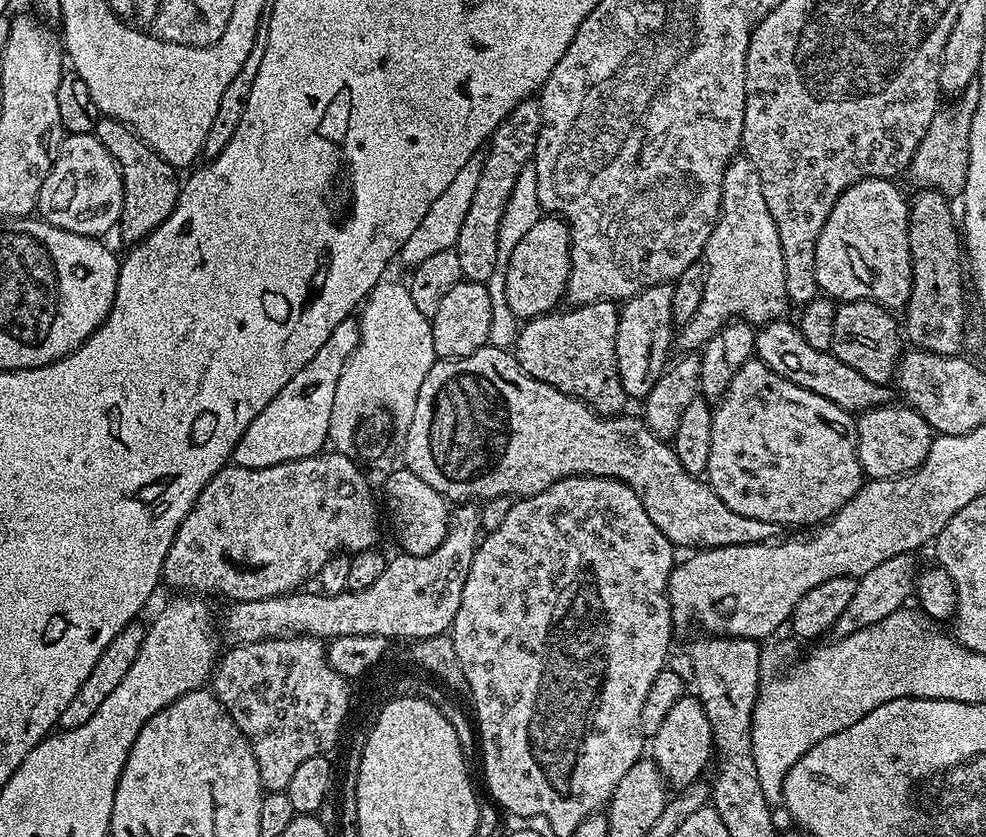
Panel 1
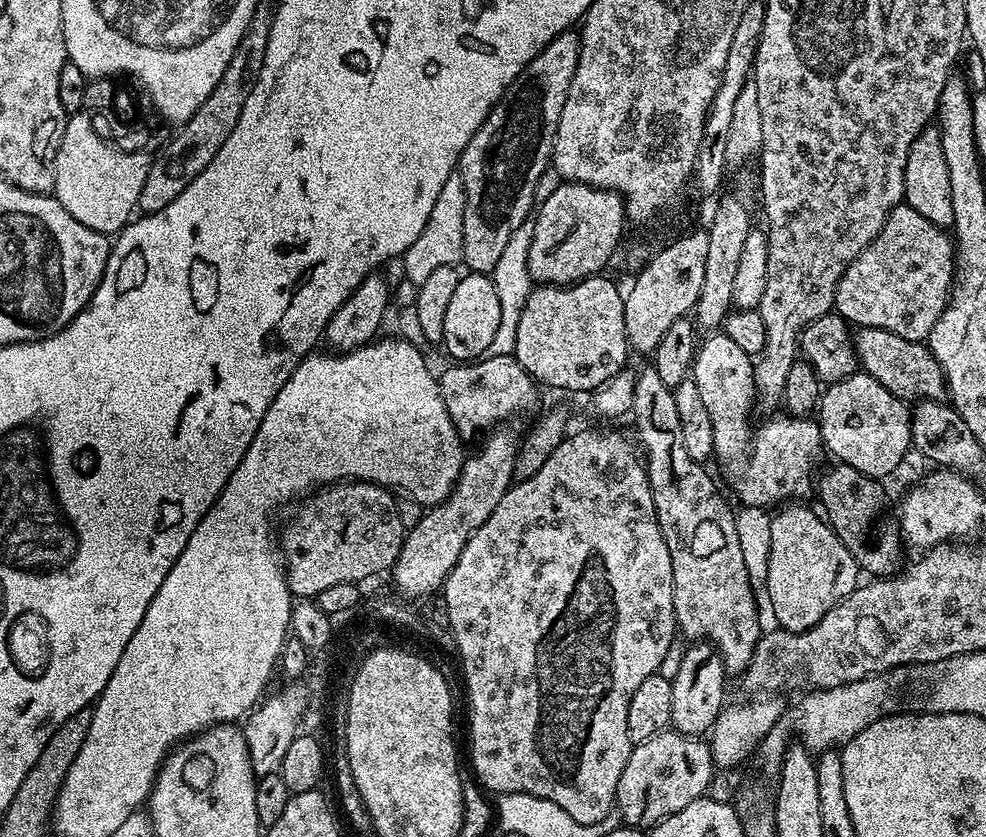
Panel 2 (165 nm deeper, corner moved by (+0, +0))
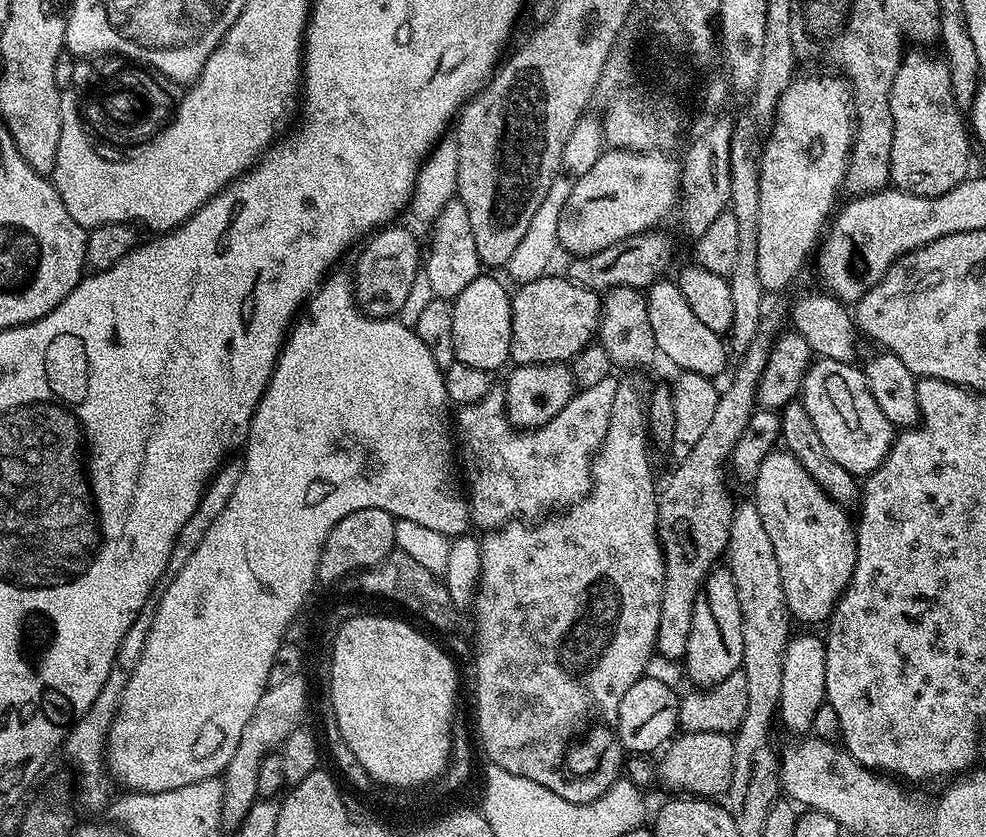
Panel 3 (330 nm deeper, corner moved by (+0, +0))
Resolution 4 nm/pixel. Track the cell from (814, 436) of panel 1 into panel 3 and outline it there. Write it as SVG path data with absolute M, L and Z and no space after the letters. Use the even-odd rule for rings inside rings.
M661 278L646 290L650 326L654 329L659 355L665 356L670 363L677 364L677 369L685 372L719 377L719 372L727 366L728 356L730 357L725 341L714 334L714 330L709 330L702 322L698 322L698 318L694 318L694 310L690 310L690 302L686 302L679 283L675 279L668 279Z

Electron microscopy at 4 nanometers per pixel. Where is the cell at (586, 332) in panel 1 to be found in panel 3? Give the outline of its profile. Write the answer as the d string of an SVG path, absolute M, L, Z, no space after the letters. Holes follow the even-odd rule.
M549 274L534 282L519 285L511 293L512 325L510 326L510 360L513 365L563 364L570 362L588 344L593 343L600 326L601 297L563 275Z

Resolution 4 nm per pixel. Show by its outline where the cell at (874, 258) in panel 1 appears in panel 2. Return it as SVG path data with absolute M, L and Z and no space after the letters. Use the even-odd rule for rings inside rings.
M901 202L890 210L880 233L842 274L834 308L849 325L890 330L907 340L924 342L948 305L953 271L953 237Z

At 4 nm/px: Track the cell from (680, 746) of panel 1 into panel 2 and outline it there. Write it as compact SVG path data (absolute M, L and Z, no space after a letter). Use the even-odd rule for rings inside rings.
M696 642L684 652L676 676L671 677L670 694L671 727L687 736L703 737L712 731L715 720L726 705L724 699L724 663L719 652L708 642Z

